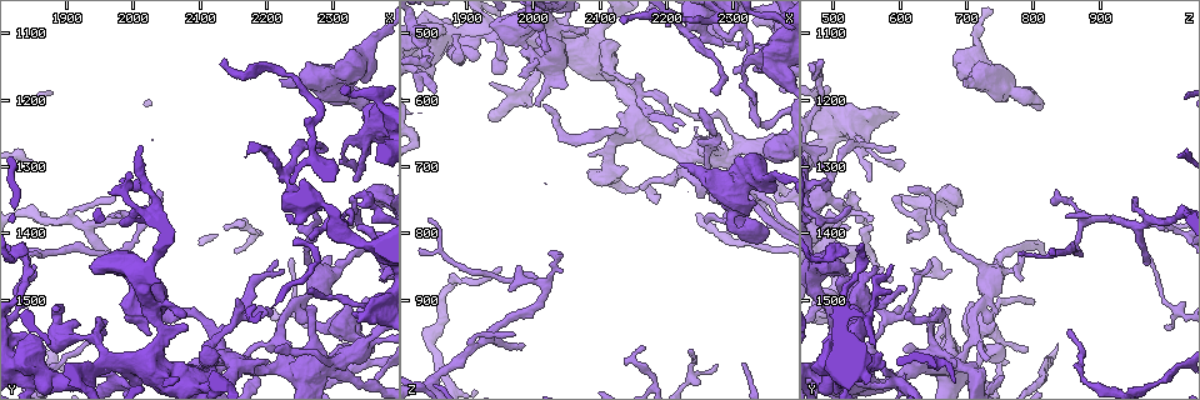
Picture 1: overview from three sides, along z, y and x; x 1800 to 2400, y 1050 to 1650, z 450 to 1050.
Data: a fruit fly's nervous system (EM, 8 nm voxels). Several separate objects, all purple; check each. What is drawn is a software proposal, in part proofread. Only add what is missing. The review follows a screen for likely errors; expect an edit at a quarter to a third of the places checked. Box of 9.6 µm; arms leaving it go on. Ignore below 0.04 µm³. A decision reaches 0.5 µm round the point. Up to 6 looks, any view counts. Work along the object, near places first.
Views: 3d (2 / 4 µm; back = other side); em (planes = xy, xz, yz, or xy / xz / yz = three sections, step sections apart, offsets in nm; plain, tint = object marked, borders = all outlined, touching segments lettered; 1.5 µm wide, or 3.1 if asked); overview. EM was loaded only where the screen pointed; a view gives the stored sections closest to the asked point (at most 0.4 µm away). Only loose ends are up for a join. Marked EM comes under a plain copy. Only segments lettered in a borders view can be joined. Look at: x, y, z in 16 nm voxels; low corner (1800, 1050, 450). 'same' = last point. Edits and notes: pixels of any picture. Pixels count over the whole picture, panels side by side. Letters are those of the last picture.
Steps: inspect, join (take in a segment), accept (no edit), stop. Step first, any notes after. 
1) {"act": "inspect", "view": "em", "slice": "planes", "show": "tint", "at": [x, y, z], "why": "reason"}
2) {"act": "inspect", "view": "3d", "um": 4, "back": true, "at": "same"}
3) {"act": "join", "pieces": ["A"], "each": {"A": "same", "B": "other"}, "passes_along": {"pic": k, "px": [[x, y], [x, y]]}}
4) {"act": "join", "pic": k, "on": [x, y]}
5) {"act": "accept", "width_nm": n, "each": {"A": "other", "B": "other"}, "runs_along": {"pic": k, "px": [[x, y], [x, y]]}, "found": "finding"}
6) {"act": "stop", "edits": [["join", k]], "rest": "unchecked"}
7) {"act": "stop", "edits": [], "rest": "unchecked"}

{"act": "inspect", "view": "3d", "um": 2, "at": [2330, 1290, 605], "why": "thin end"}

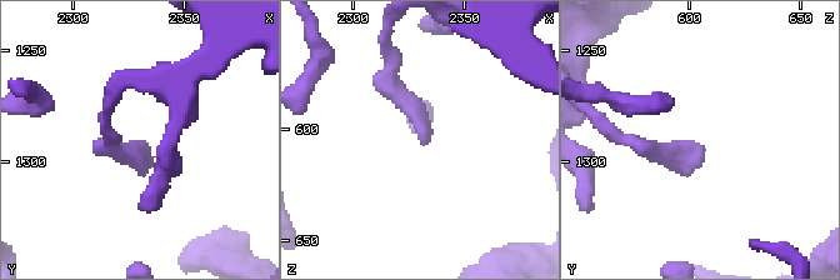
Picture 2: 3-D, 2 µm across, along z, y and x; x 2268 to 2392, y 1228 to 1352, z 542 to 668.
{"act": "inspect", "view": "em", "slice": "xy", "step": 8, "show": "borders", "at": [2333, 1294, 607]}

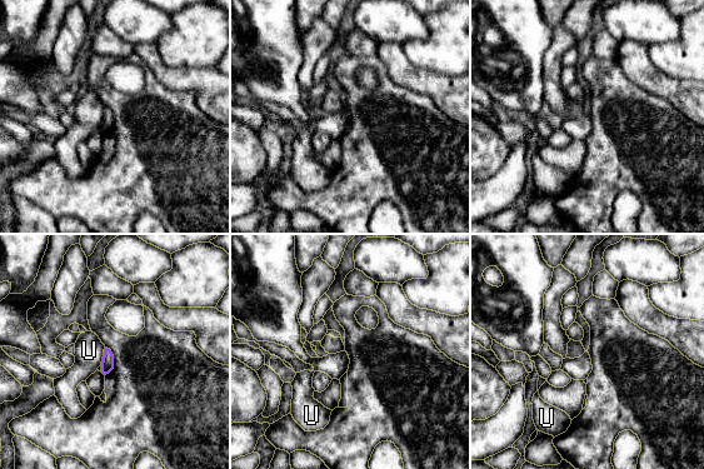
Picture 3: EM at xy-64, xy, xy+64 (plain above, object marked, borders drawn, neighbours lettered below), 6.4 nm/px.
{"act": "accept", "each": {"U": "other"}, "found": "no lettered segment goes on from it"}

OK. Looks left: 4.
{"act": "inspect", "view": "em", "slice": "planes", "show": "borders", "at": [2225, 1175, 690], "why": "free end"}

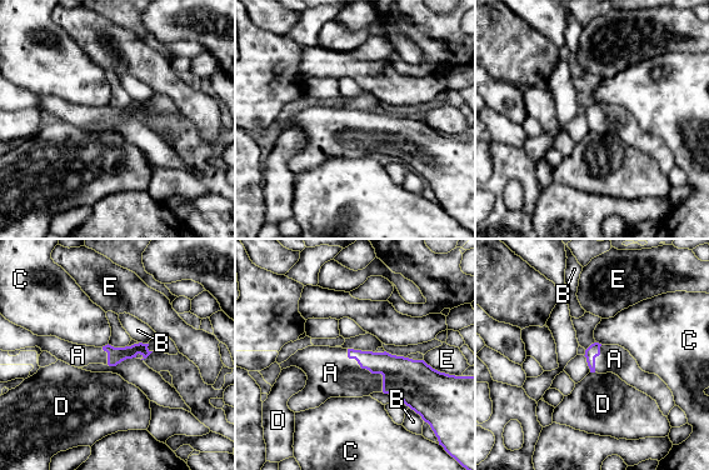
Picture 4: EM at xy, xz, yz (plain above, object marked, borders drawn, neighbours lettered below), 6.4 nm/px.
{"act": "join", "pic": 4, "on": [330, 373], "longest_contact_nm": ["A", 360], "each": {"A": "same", "B": "other", "C": "other", "D": "other", "E": "other"}, "found": "the cell continues"}

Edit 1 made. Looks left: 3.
{"act": "inspect", "view": "3d", "um": 4, "at": [1985, 1500, 535], "why": "free end"}

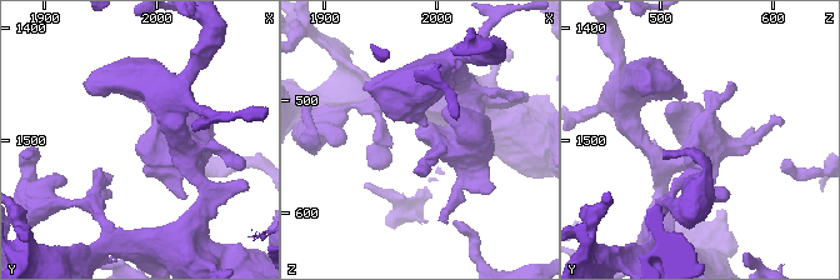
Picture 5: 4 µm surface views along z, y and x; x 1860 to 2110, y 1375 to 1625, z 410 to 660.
{"act": "inspect", "view": "em", "slice": "planes", "show": "borders", "at": [1984, 1498, 532]}

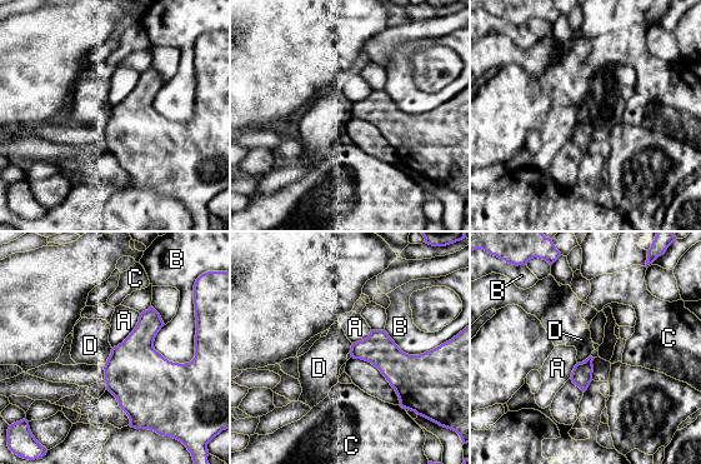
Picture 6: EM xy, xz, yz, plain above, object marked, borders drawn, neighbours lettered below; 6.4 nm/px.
{"act": "accept", "each": {"A": "other", "B": "other", "C": "other", "D": "other"}, "border": {"pic": 6, "px": [[113, 348], [105, 364]]}, "found": "no lettered segment goes on from it"}

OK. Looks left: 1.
{"act": "stop", "edits": [["join", 4]], "rest": "unchecked"}

